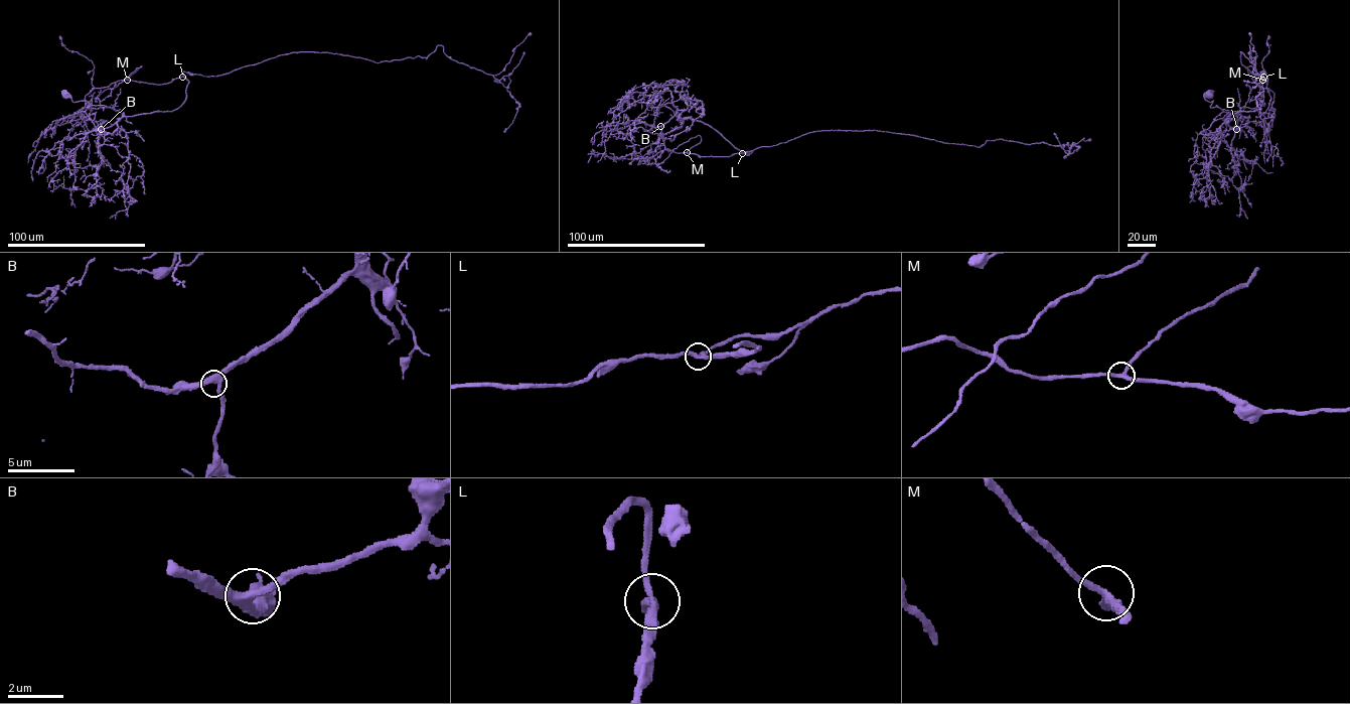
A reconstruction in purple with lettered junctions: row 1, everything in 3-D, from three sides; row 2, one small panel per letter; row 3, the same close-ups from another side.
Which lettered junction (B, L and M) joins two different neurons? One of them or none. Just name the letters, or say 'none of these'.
none of these

